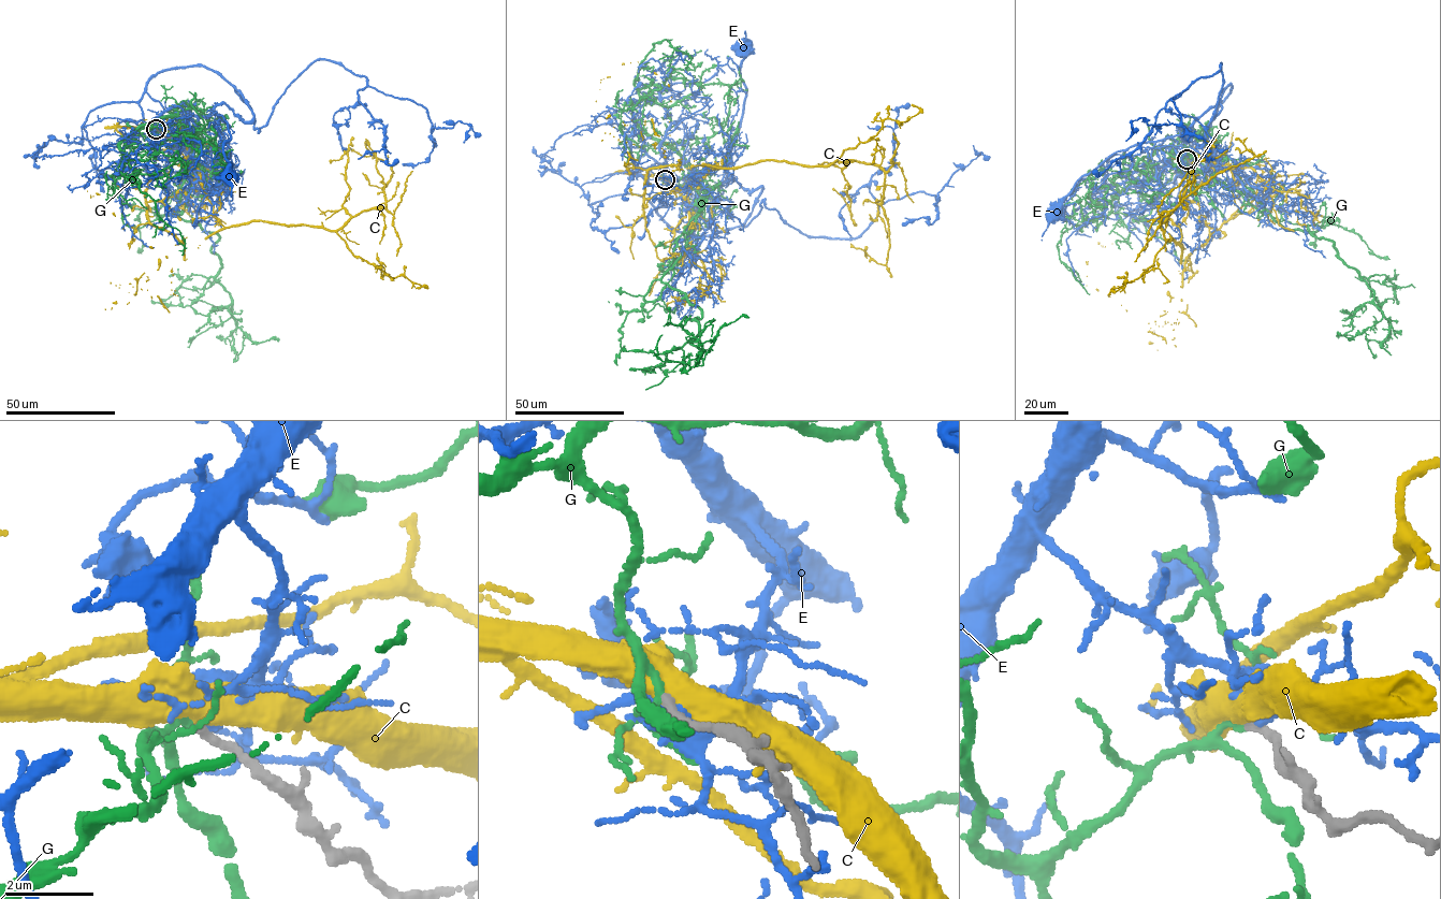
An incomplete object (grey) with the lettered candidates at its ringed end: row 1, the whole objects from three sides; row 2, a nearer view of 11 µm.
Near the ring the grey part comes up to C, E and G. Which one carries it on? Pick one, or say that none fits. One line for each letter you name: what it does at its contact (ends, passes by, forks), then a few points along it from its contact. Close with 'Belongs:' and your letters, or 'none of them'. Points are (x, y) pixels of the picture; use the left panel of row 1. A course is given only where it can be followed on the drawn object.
G: it forks there; it runs (156, 129), (190, 127), (198, 164), (173, 215), (219, 237), (216, 278), (236, 324), (252, 342), (279, 339)
Belongs: G

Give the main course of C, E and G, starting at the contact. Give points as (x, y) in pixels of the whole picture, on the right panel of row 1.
C: (1187, 159), (1258, 196), (1188, 256), (1179, 322), (1087, 285), (1087, 262), (1123, 237)
E: (1188, 159), (1177, 148), (1184, 135), (1190, 140), (1175, 135), (1119, 150), (1082, 175), (1056, 215)
G: (1187, 159), (1174, 165), (1169, 149), (1253, 197), (1282, 227), (1334, 243), (1382, 317), (1353, 337), (1340, 334)

